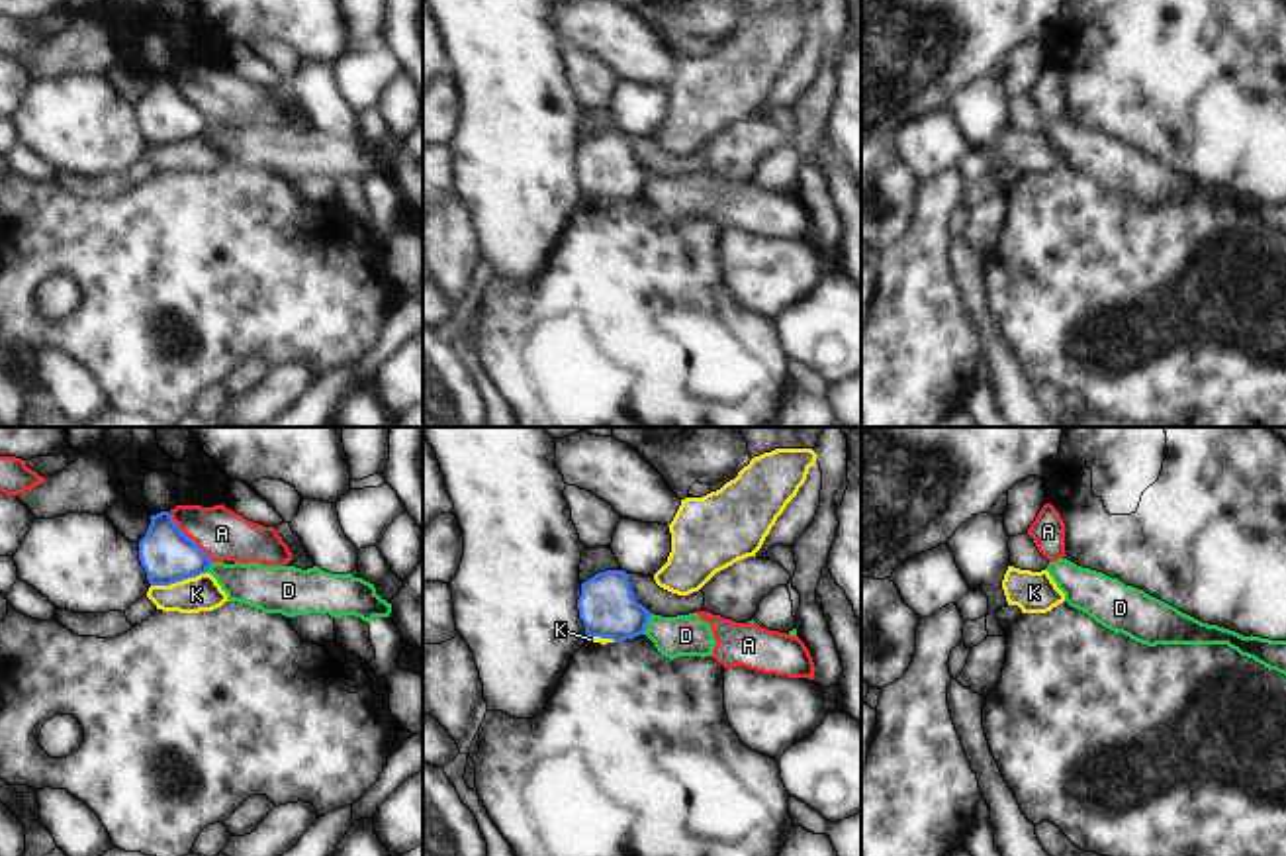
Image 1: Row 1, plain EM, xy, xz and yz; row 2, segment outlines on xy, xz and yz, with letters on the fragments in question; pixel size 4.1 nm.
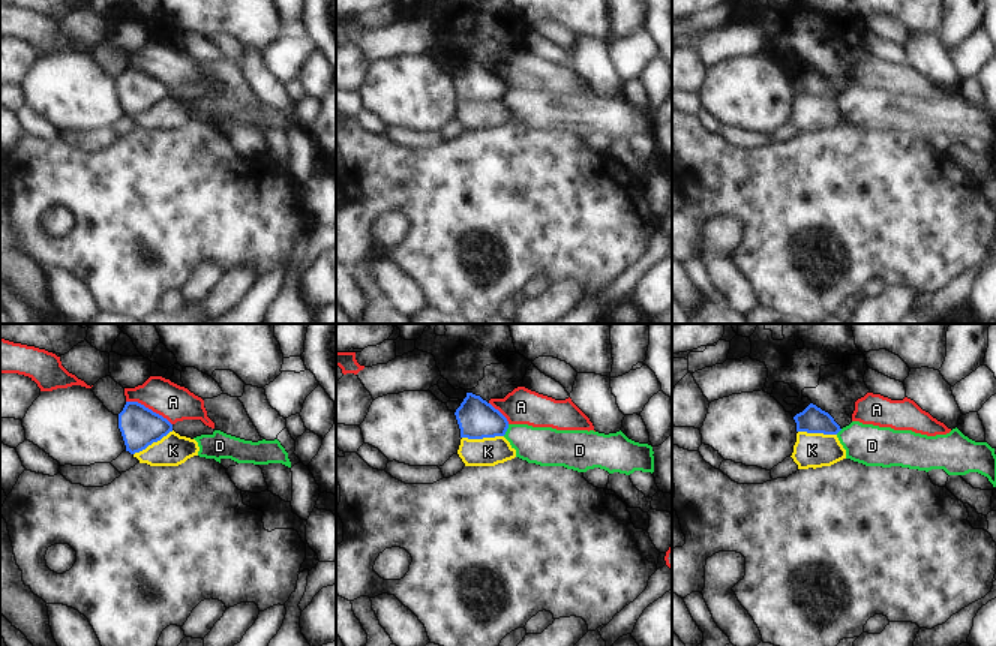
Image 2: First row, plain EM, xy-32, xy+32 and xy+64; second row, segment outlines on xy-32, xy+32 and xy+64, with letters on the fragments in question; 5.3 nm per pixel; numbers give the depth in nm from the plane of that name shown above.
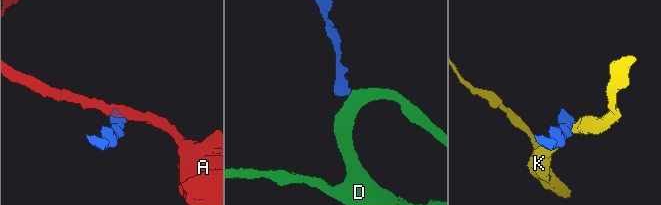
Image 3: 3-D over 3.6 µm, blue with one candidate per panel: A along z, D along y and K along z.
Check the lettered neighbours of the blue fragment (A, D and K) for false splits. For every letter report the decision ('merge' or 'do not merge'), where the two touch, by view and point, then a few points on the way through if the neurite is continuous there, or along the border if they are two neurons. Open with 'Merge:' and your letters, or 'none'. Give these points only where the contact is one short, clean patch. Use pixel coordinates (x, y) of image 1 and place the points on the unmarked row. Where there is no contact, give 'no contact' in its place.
Merge: none
A: do not merge | xy (190, 100) | along xy (169, 75), (212, 124)
D: do not merge | xz (646, 185) | along xz (652, 175), (642, 194)
K: do not merge | xy (179, 142) | along xy (206, 132), (169, 145), (151, 147)

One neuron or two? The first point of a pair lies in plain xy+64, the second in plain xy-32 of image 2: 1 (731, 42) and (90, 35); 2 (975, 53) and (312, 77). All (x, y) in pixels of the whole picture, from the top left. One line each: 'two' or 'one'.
1: one
2: two

